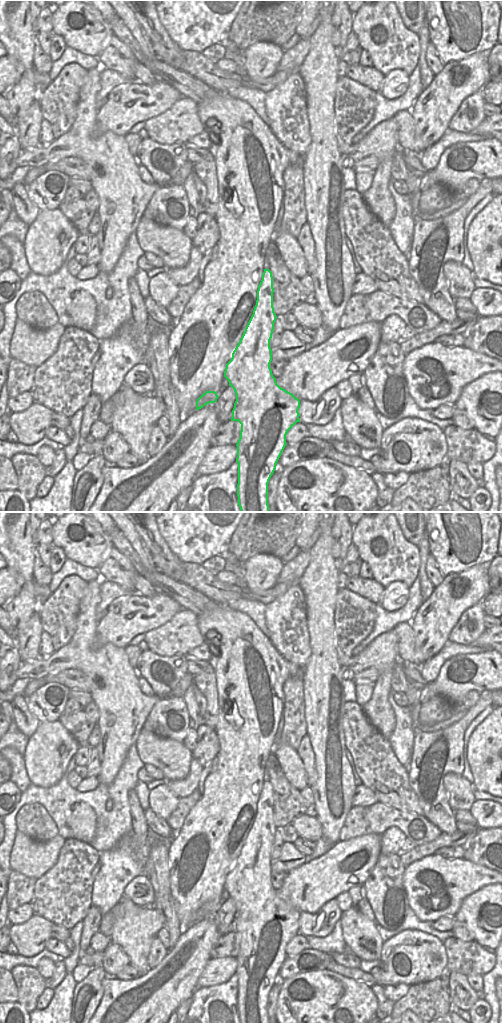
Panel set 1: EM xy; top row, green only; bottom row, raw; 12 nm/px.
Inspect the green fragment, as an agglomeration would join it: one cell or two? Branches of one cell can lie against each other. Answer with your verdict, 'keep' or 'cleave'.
keep

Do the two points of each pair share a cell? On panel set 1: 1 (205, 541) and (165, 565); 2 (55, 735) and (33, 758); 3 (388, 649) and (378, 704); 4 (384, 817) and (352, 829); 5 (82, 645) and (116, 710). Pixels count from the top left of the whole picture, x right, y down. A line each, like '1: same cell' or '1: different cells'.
1: different cells
2: same cell
3: same cell
4: same cell
5: same cell

